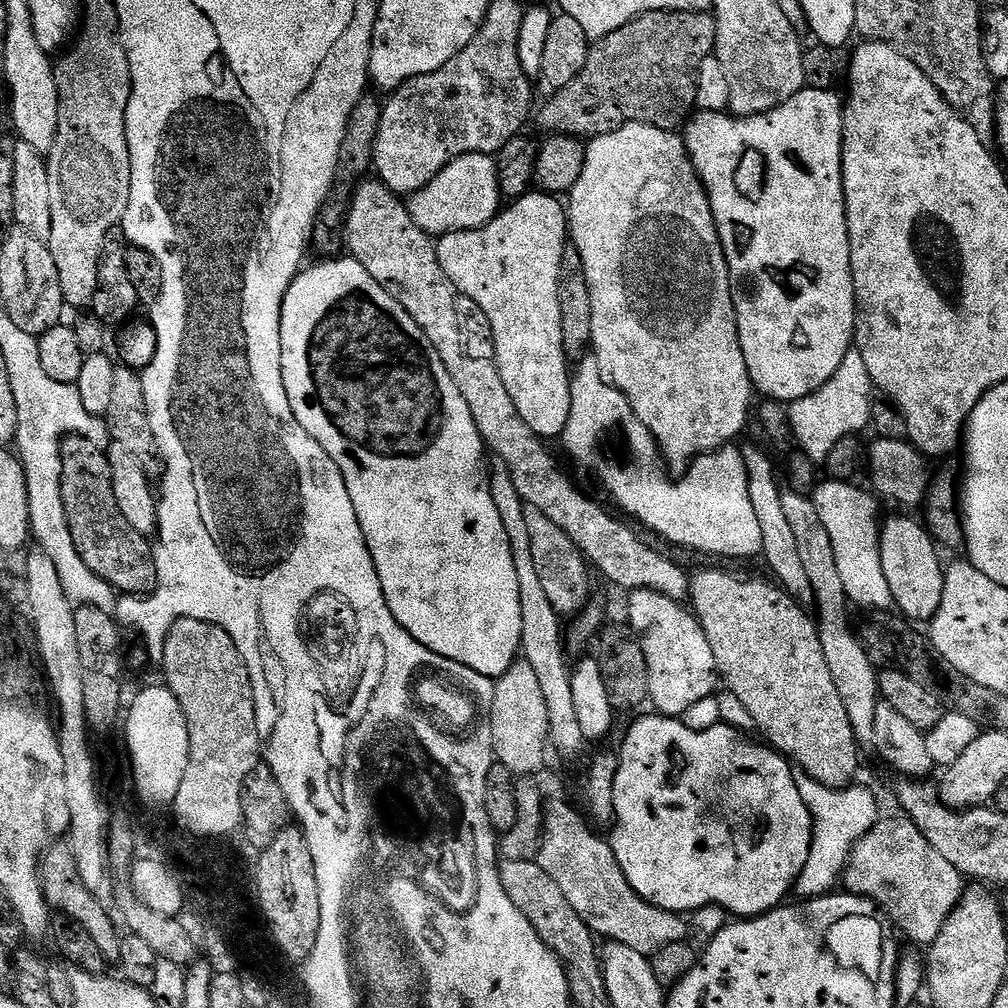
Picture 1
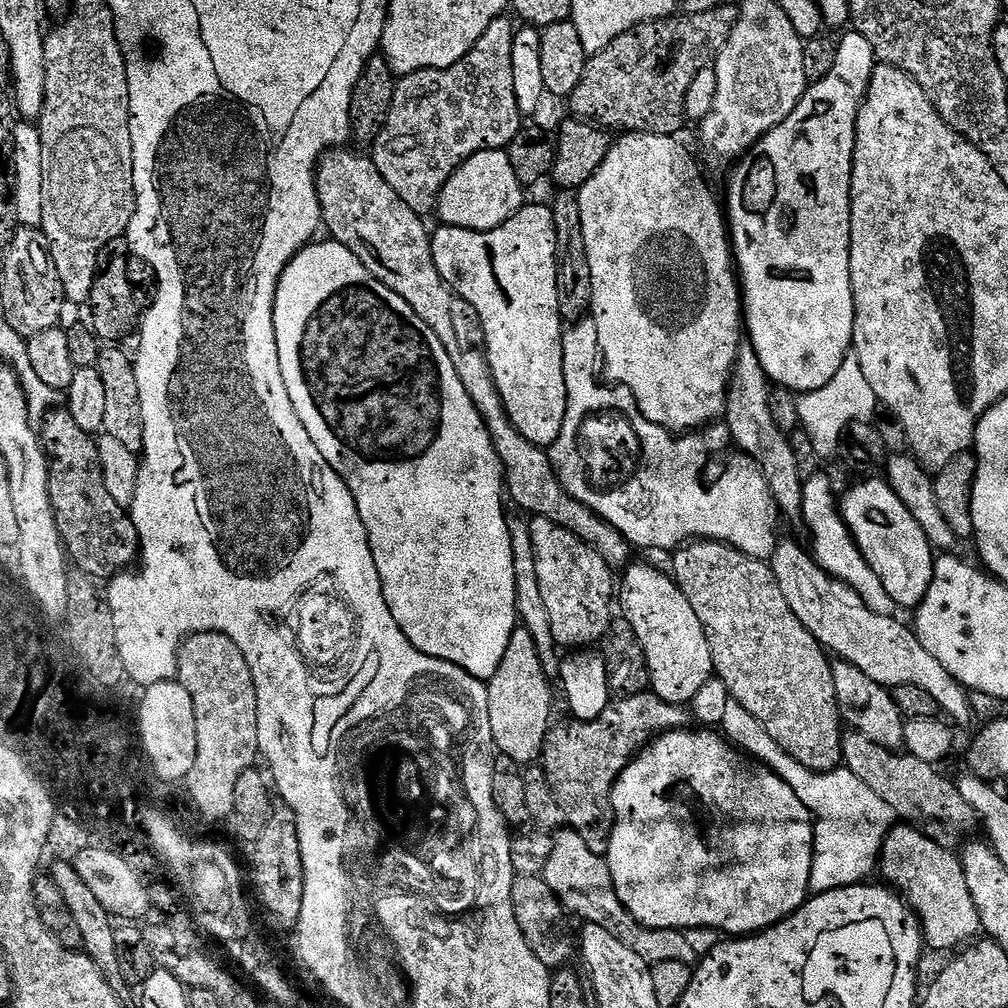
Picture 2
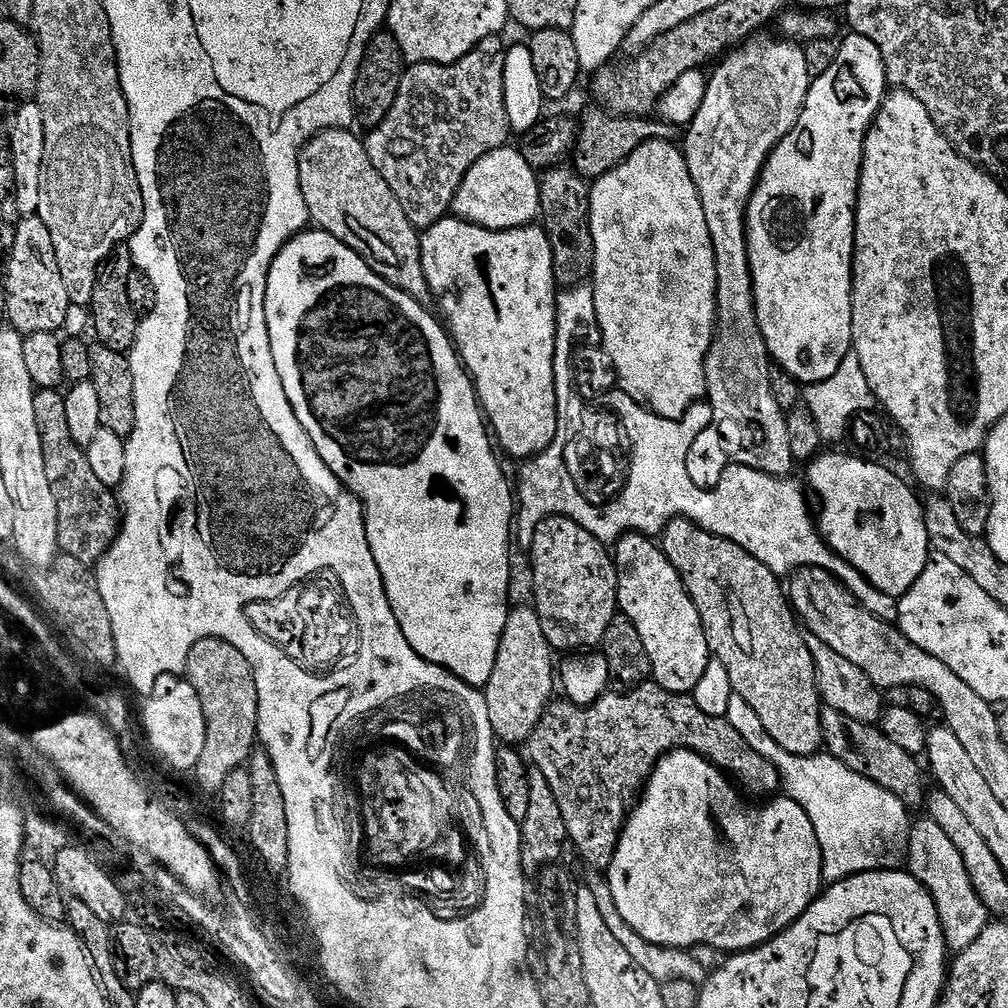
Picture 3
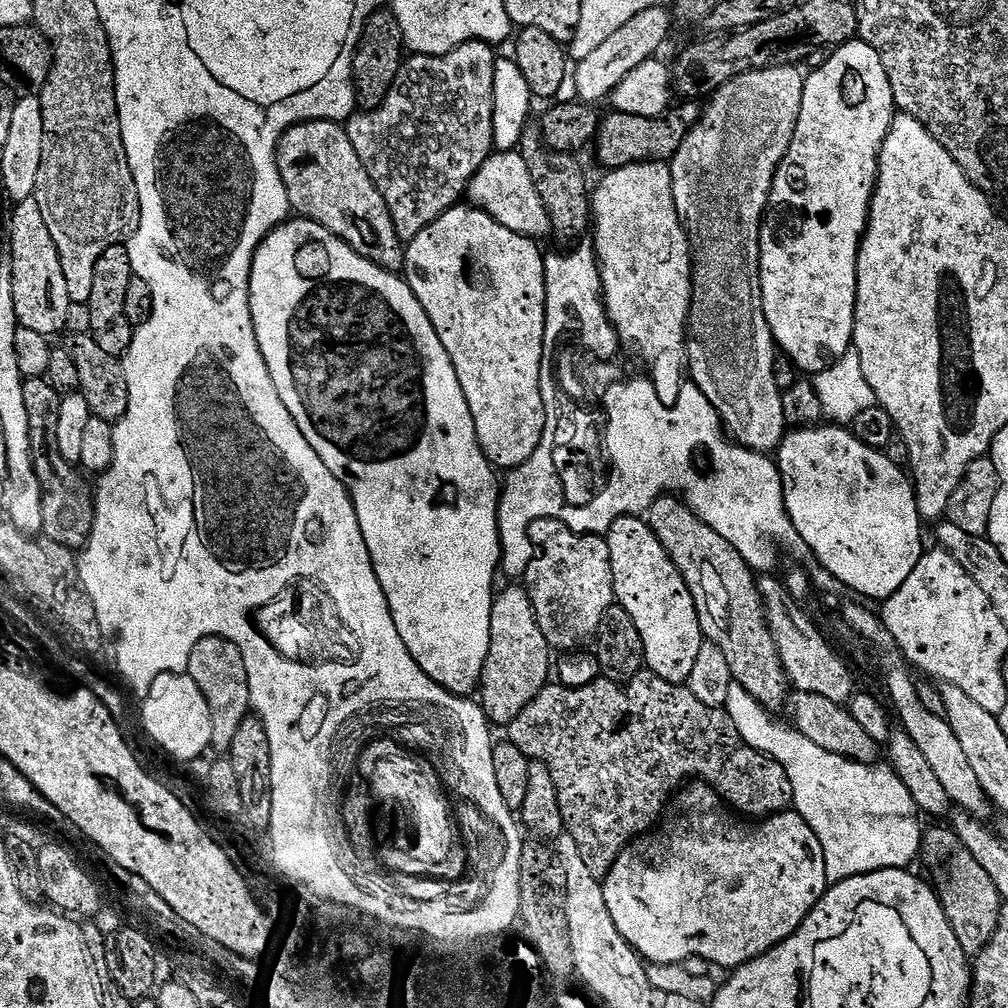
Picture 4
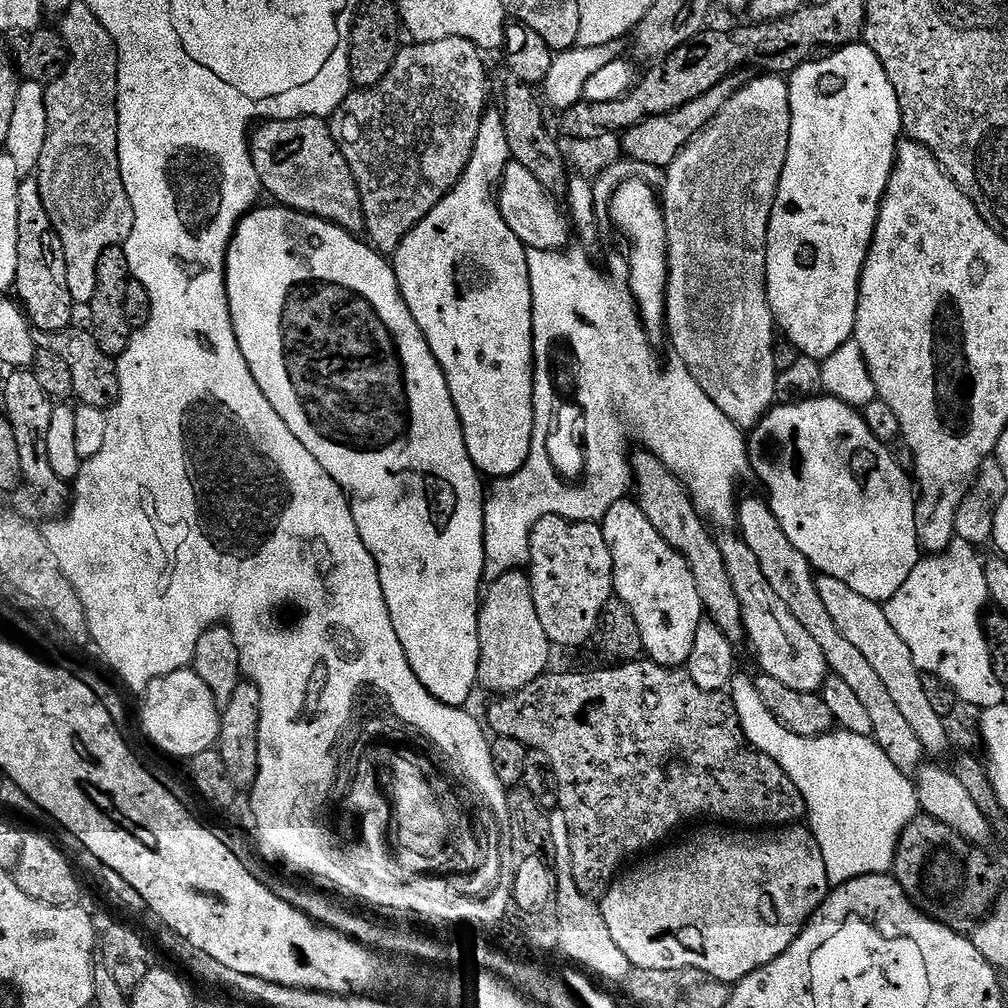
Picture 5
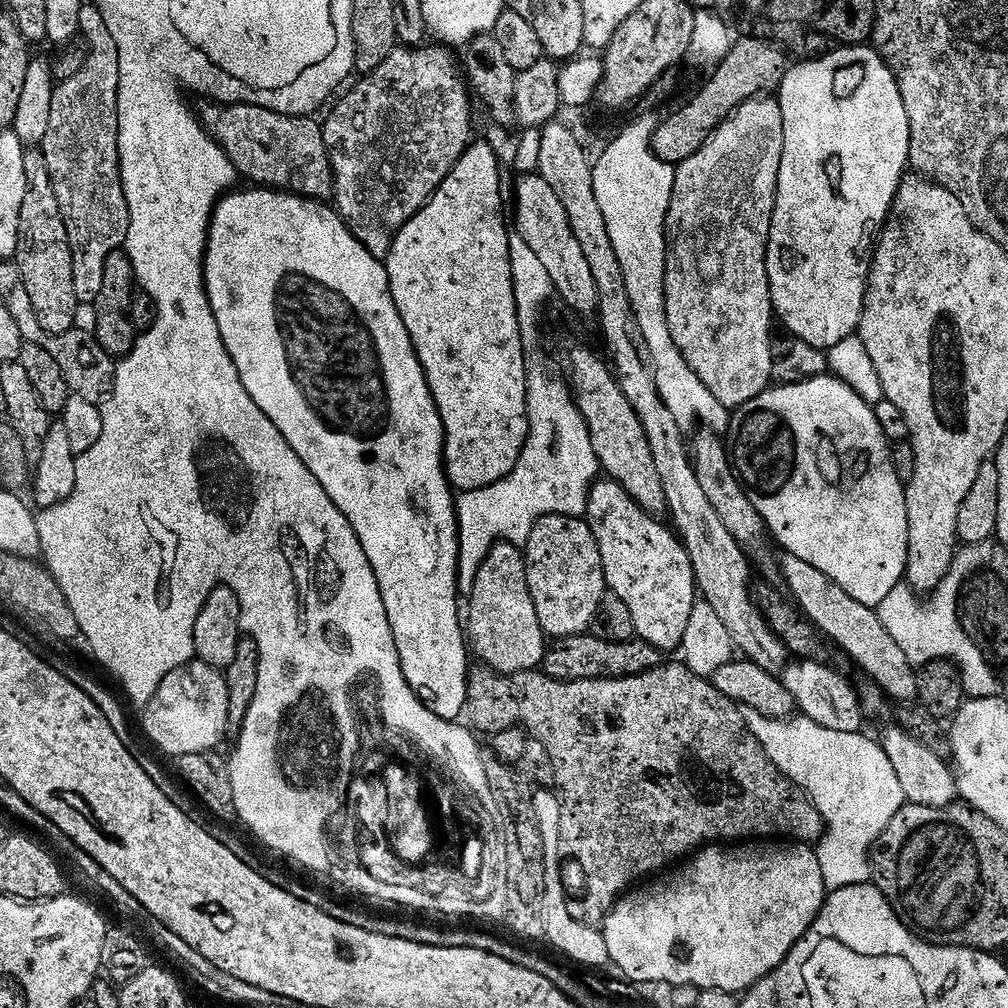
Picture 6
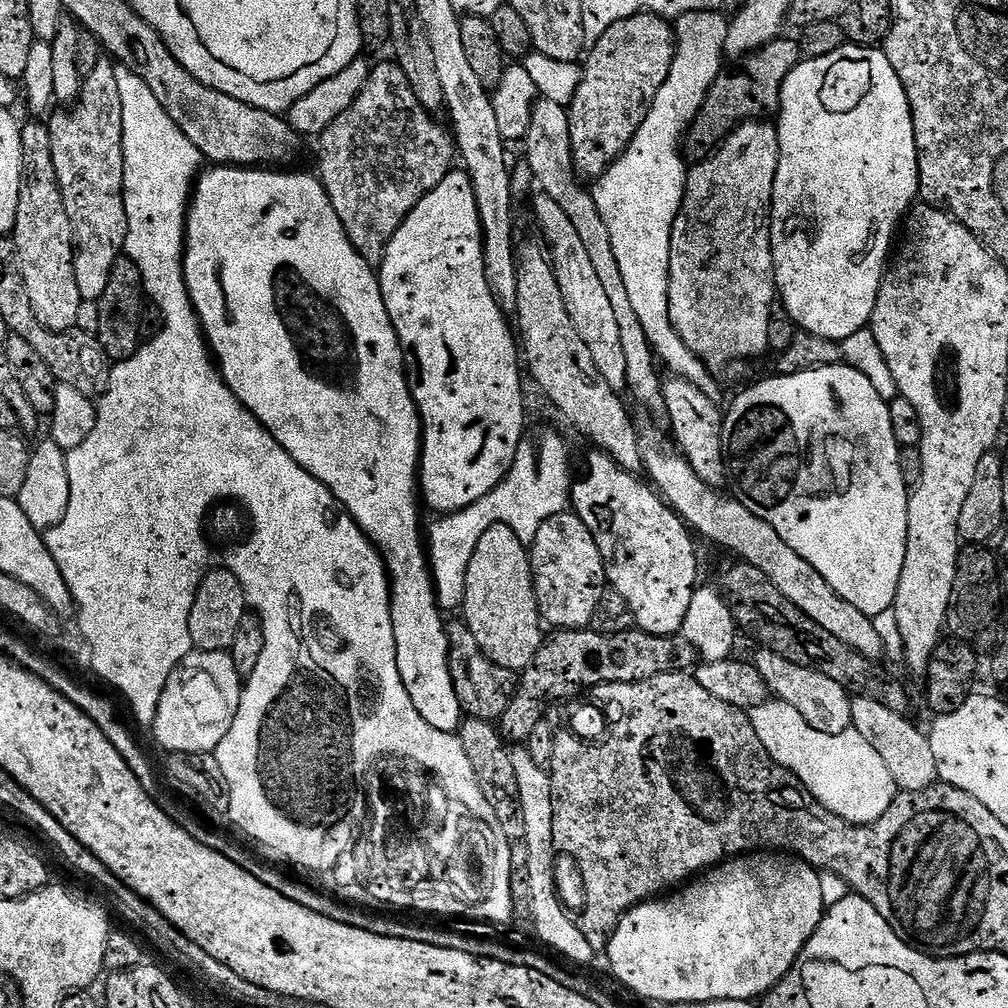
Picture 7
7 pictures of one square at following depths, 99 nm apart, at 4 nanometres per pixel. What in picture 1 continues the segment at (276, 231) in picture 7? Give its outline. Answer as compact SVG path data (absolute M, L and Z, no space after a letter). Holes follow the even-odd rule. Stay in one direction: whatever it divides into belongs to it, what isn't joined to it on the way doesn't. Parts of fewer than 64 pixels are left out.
M328 258L325 264L305 267L292 281L284 299L280 319L282 382L286 388L286 398L290 400L290 410L294 410L294 418L298 418L302 430L306 430L306 434L310 434L310 438L314 438L338 466L346 482L350 502L354 502L354 514L358 514L358 526L362 528L374 570L378 572L386 606L390 606L390 614L394 614L398 626L402 626L402 630L409 632L417 642L440 658L450 658L483 676L499 678L510 665L516 663L521 651L521 605L510 541L494 507L494 499L491 498L490 472L488 468L484 469L486 449L483 438L478 434L478 426L474 426L474 414L470 414L462 394L458 394L454 382L450 382L446 366L442 366L425 340L424 332L418 330L414 318L410 318L410 314L398 306L396 299L368 273L366 266L351 258L336 259L340 258Z

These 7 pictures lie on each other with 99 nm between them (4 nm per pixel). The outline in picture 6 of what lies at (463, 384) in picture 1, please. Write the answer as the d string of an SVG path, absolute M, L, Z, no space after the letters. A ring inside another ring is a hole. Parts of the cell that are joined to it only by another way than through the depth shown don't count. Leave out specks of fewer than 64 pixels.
M253 104L208 106L202 123L208 135L230 158L237 173L256 186L292 192L310 200L328 202L333 199L335 180L326 150L321 121L312 116L287 116Z

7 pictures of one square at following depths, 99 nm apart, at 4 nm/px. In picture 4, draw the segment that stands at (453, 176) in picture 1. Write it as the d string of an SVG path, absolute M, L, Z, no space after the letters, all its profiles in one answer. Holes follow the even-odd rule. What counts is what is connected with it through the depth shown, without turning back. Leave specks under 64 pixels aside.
M500 150L489 156L468 183L466 196L475 207L490 214L490 218L494 218L502 226L506 226L506 230L514 230L537 242L543 241L543 236L547 237L551 233L552 227L546 214L546 206L542 198L538 198L534 178L530 178L530 170L519 151Z

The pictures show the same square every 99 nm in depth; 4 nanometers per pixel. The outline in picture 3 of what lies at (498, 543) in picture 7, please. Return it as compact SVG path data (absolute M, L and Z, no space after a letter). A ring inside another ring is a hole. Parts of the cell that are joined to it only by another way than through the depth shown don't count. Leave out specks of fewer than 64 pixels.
M513 607L506 618L506 630L502 630L502 638L498 642L498 658L494 658L494 674L490 674L490 682L485 684L482 689L482 695L486 702L486 710L490 714L490 726L492 727L492 732L495 734L497 741L503 742L508 746L520 746L528 741L530 734L536 729L538 722L542 718L544 709L547 708L554 699L554 693L552 693L552 691L557 691L558 688L558 672L554 667L554 660L552 664L552 656L554 657L554 649L550 646L550 642L546 642L546 634L542 630L542 622L540 621L539 614L536 613L535 607Z

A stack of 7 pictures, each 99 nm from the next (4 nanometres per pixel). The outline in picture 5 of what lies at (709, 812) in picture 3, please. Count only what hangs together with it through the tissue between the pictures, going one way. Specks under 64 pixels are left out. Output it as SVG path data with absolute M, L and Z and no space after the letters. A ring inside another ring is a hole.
M807 827L724 831L728 832L704 832L693 844L672 848L638 865L633 872L625 871L604 893L600 913L606 918L614 942L633 968L694 967L704 970L713 980L735 986L742 978L754 974L754 970L781 956L828 897L826 861Z

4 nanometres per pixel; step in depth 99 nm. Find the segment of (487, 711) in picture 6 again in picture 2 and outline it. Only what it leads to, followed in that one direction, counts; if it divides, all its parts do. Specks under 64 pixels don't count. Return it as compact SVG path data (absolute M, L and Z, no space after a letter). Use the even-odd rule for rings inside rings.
M649 690L613 699L593 720L572 718L569 724L556 722L549 727L544 739L542 767L549 780L555 807L564 815L563 823L586 838L594 854L604 856L608 851L607 839L616 820L612 791L622 770L640 755L640 749L663 732L687 729L688 720L690 724L687 707L666 702Z

